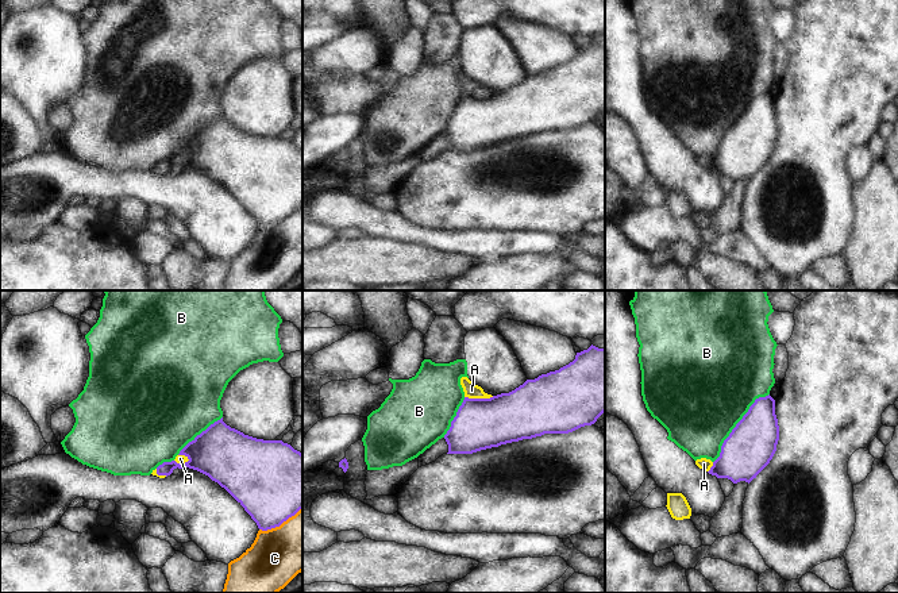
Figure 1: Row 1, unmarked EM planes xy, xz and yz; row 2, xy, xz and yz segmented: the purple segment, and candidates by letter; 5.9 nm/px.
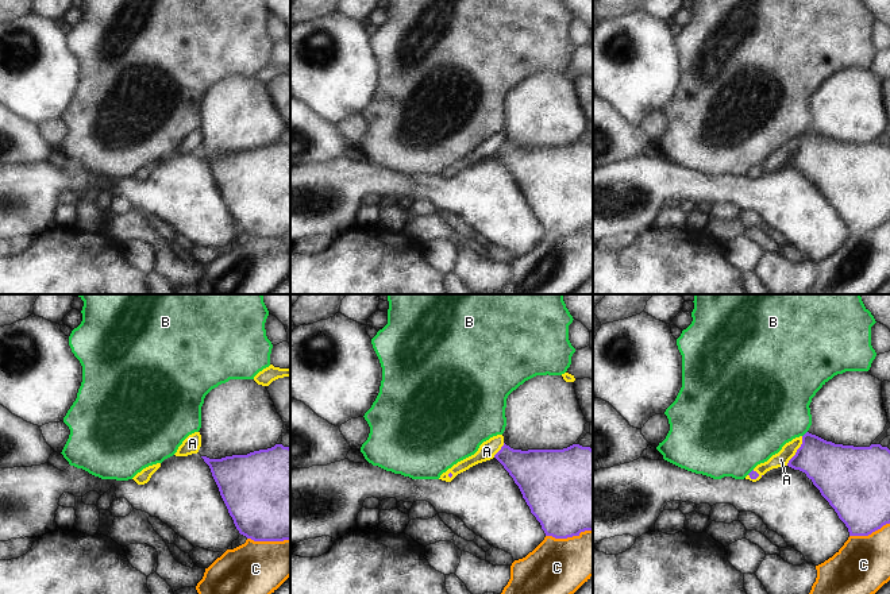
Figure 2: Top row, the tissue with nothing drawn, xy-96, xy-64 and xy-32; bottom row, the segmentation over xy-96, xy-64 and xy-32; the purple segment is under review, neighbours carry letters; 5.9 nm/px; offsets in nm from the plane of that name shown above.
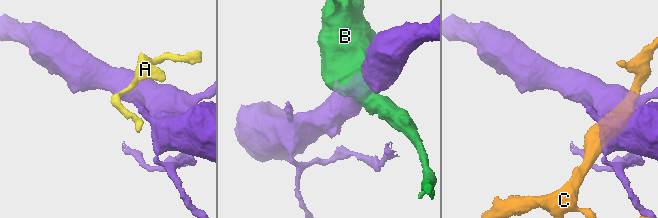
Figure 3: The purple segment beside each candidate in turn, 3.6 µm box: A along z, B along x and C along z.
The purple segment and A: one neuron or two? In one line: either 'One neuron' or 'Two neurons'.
One neuron

